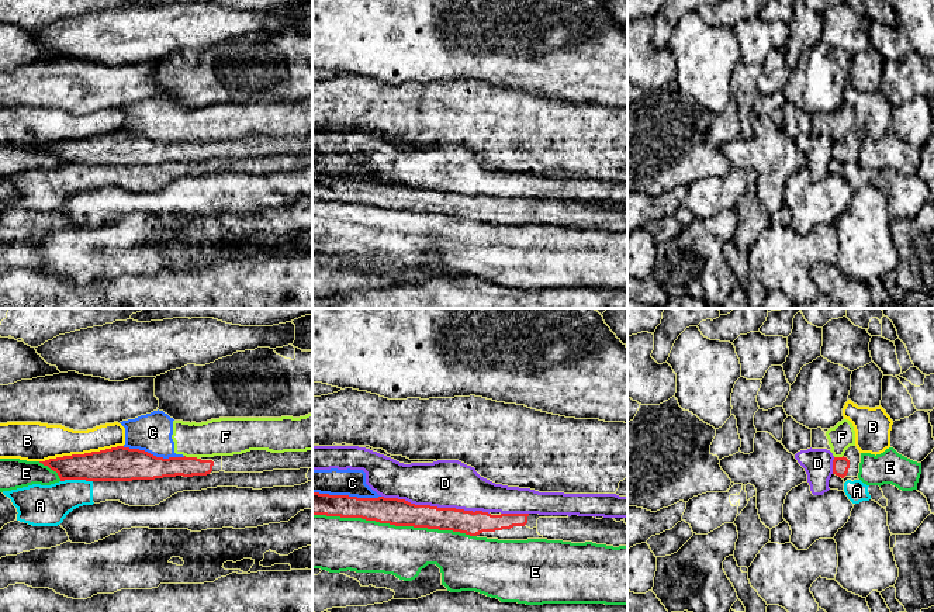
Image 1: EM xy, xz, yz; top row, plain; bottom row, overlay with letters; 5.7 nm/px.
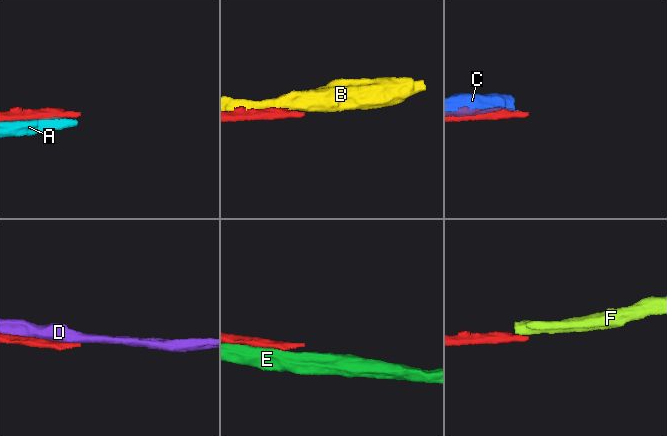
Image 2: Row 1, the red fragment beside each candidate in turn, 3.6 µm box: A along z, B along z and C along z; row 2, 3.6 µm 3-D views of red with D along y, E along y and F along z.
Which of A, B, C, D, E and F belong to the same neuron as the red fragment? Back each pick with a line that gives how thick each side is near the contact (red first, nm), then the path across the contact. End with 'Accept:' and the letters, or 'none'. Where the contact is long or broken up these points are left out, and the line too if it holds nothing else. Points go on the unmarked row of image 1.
Accept: none

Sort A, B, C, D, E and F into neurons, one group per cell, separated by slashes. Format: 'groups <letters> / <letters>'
groups A D / B / C F / E

